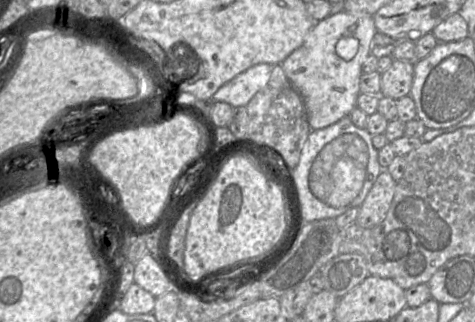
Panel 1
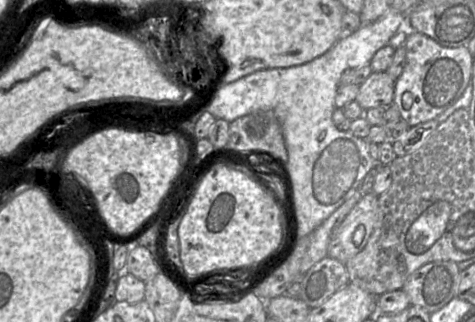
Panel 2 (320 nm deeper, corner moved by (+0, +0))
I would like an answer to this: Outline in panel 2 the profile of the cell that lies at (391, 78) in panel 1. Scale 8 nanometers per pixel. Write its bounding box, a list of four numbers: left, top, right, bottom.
[356,72,396,110]

